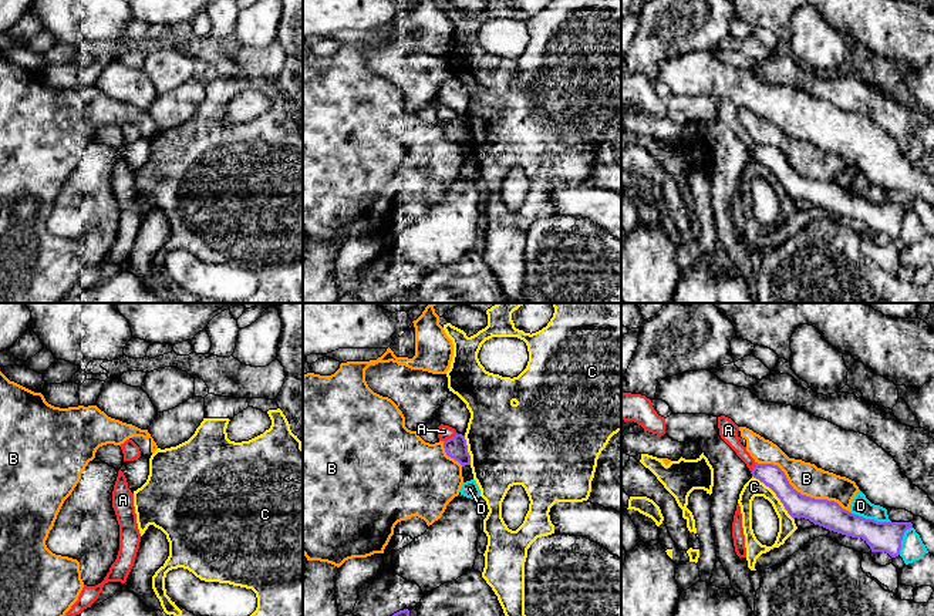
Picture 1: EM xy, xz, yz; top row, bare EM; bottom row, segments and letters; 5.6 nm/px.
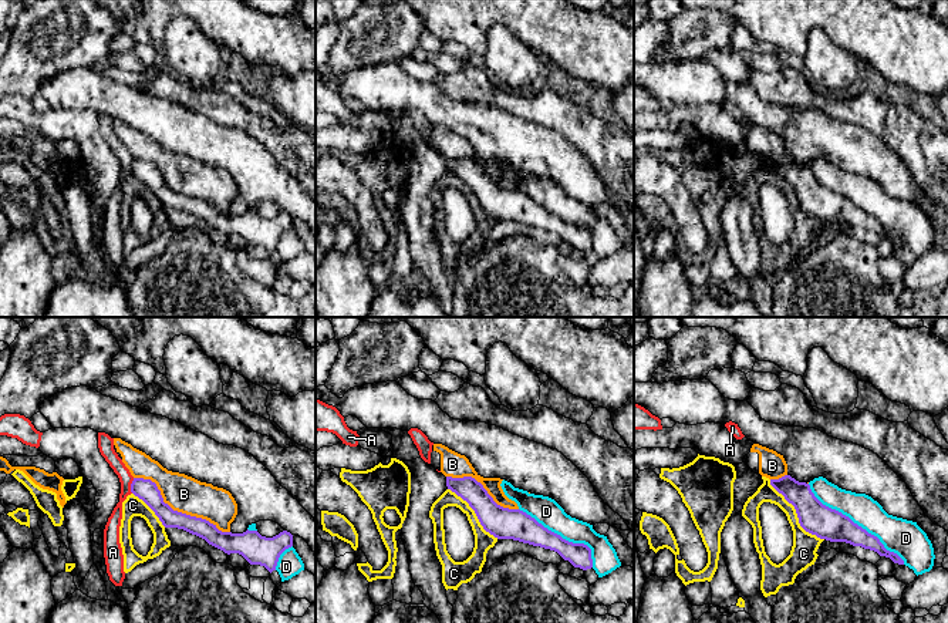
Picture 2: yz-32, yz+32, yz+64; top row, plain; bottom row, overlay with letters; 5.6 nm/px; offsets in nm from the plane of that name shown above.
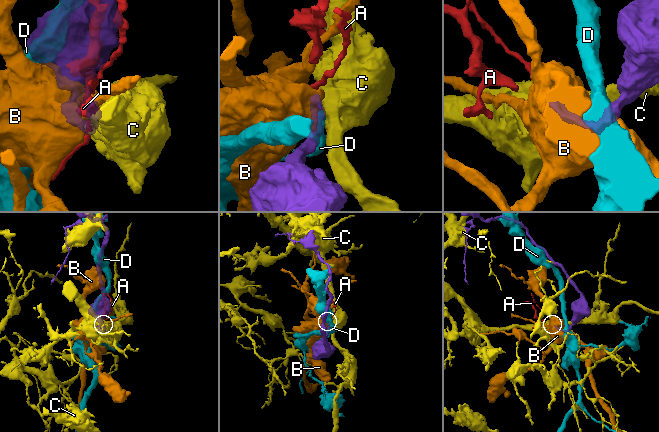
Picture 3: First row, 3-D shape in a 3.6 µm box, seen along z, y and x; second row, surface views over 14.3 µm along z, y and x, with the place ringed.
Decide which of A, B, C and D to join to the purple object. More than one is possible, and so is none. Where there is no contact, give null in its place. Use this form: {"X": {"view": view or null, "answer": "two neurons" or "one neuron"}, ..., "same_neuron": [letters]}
{"A": {"view": "xz", "answer": "two neurons"}, "B": {"view": "yz", "answer": "two neurons"}, "C": {"view": "yz", "answer": "two neurons"}, "D": {"view": "yz", "answer": "two neurons"}, "same_neuron": []}

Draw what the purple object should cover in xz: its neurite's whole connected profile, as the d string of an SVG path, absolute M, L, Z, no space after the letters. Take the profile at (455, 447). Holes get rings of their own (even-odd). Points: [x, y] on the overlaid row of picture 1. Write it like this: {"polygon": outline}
{"polygon": "M456 434L455 437L444 441L444 448L446 455L458 461L462 467L471 465L471 455L468 452L465 435Z"}

